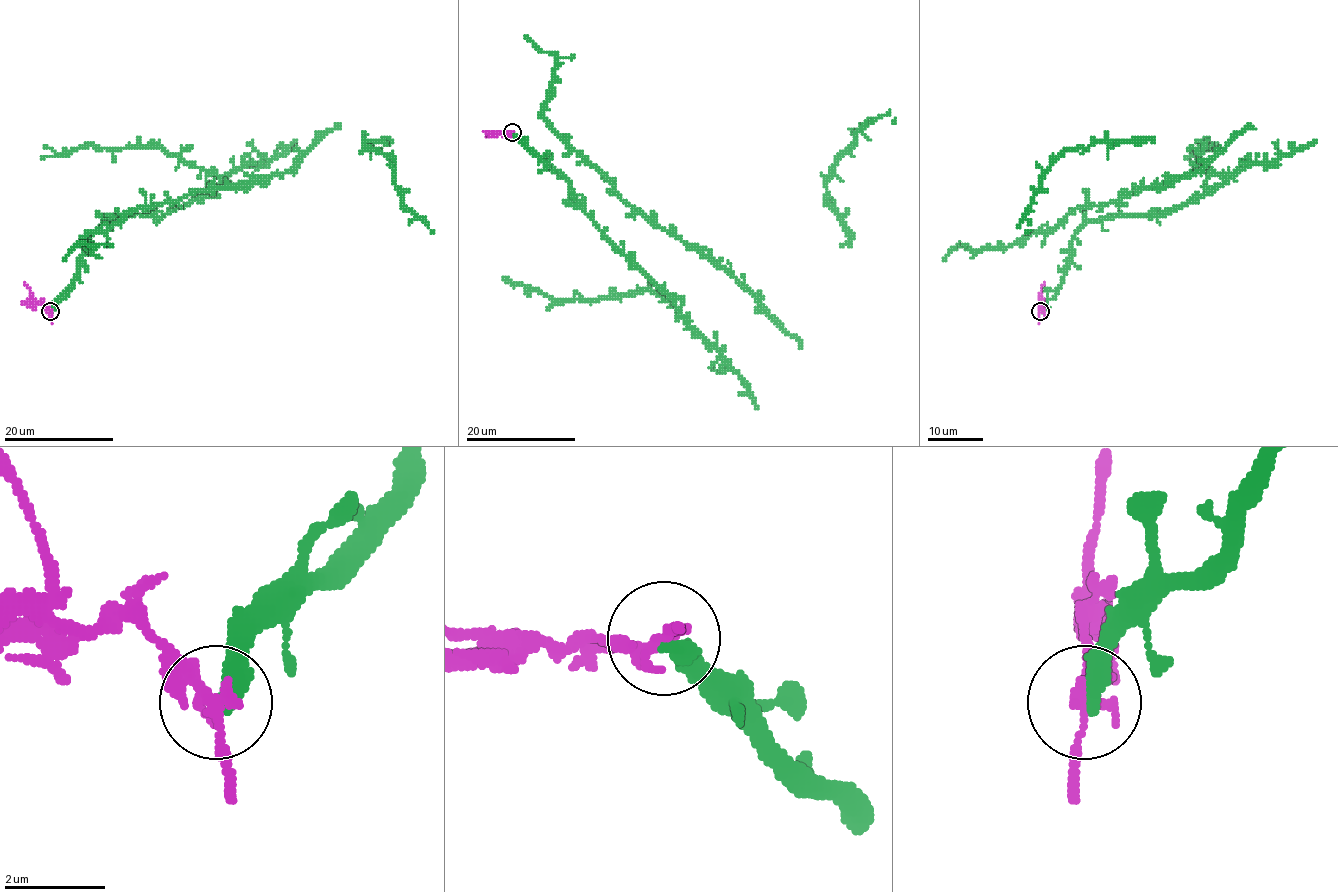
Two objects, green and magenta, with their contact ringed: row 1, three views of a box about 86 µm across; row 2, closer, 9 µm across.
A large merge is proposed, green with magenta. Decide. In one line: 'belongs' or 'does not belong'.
does not belong

